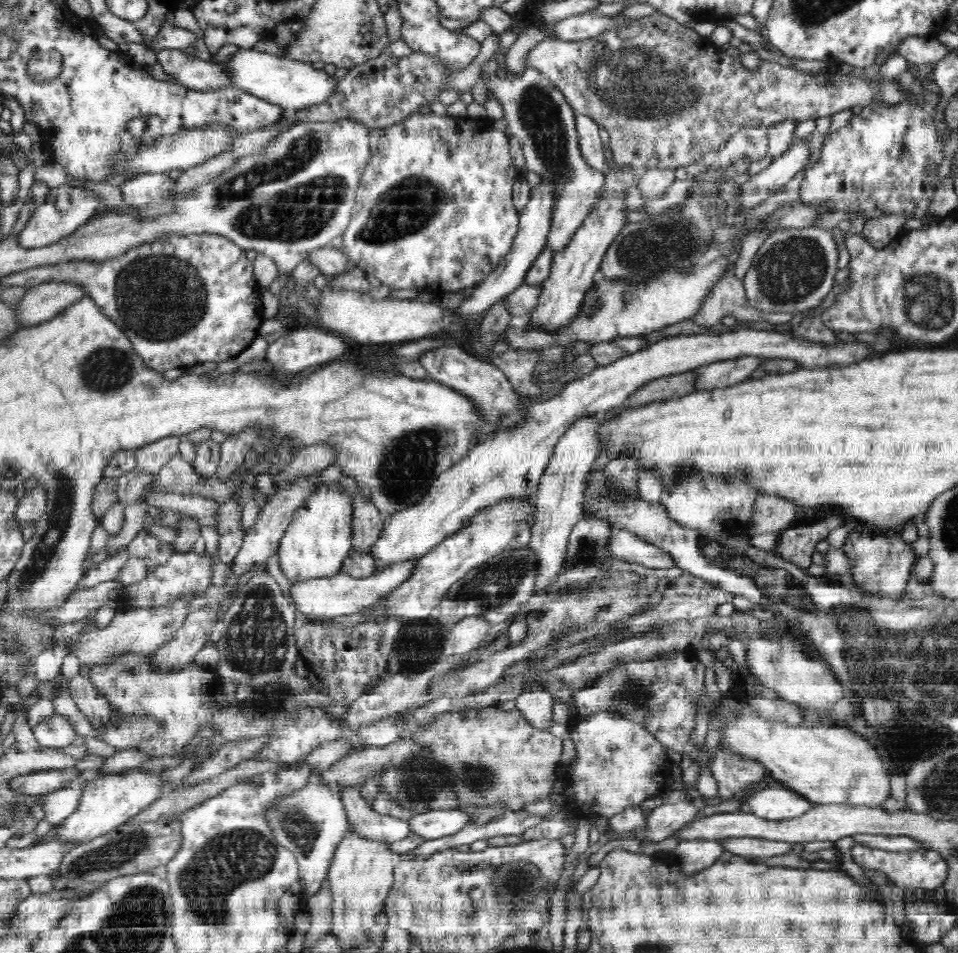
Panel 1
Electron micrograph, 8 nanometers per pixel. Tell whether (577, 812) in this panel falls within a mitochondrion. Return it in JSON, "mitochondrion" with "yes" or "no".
{"mitochondrion":"no"}

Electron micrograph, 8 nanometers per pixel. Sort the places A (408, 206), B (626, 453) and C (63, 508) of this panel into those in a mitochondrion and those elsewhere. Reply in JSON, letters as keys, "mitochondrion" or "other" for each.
{"A":"mitochondrion","B":"other","C":"mitochondrion"}

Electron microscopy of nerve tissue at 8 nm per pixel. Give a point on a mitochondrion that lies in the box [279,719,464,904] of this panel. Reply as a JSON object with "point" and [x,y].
{"point":[420,784]}

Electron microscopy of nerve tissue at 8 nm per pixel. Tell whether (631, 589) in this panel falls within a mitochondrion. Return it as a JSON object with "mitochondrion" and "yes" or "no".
{"mitochondrion":"yes"}

